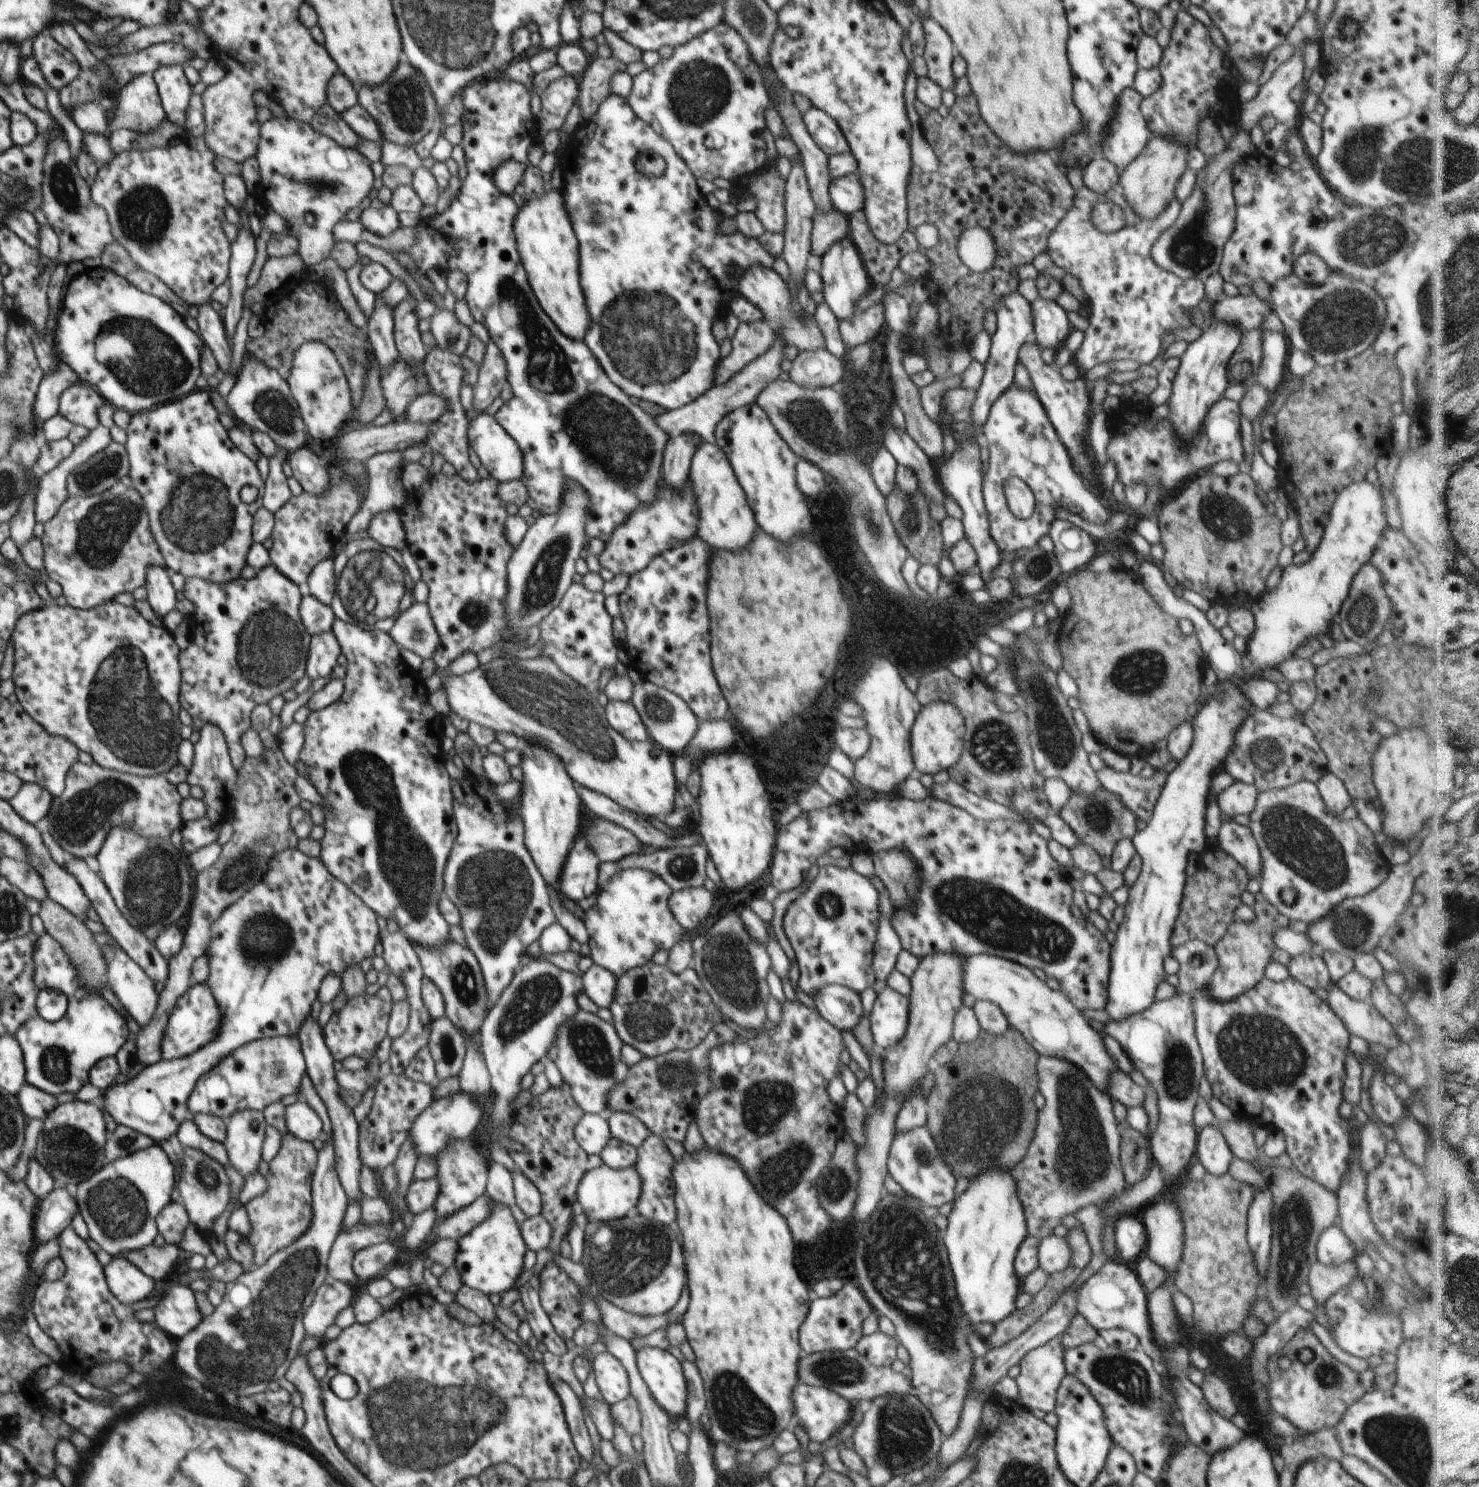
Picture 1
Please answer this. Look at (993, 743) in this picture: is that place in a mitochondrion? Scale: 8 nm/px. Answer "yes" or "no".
yes

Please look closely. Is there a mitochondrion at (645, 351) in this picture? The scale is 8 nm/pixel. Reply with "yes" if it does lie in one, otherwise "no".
yes

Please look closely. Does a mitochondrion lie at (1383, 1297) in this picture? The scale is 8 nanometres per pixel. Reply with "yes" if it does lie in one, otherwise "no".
yes

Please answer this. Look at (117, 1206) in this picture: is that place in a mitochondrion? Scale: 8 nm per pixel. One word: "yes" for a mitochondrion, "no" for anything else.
yes

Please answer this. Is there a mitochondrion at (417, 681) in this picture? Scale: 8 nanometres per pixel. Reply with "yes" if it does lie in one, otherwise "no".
no

